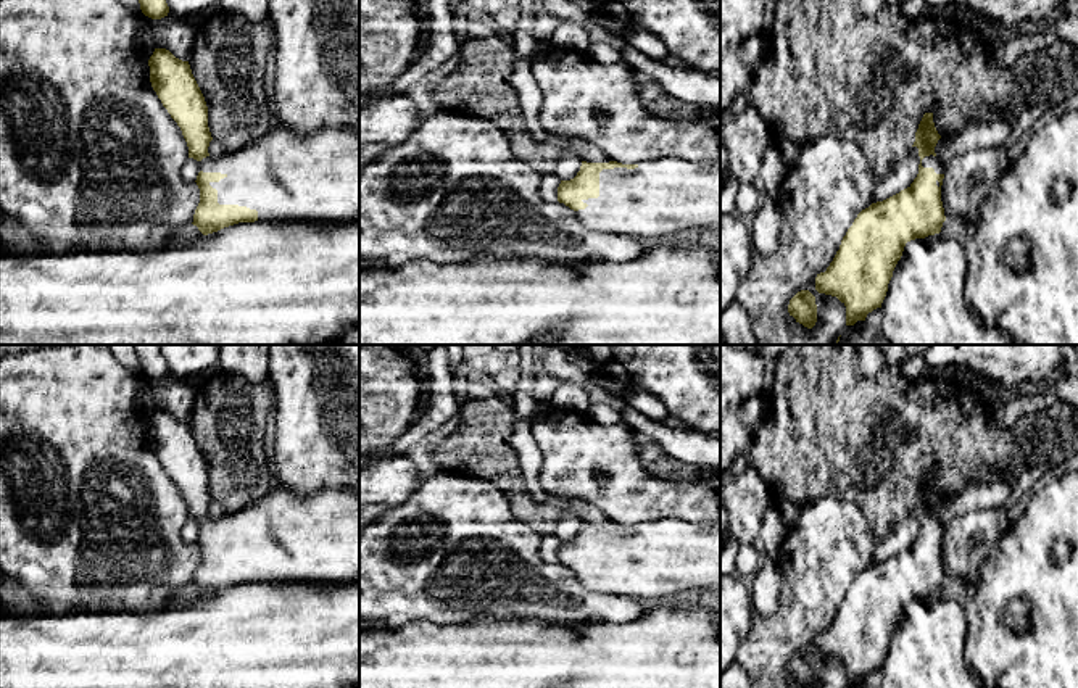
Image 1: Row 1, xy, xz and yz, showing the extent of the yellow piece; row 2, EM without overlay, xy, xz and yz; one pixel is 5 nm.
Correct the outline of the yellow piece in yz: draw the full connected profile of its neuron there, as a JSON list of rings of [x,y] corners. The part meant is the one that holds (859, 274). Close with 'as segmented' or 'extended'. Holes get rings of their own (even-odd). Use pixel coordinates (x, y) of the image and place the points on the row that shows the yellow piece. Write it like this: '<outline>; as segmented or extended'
[[[925,113],[912,145],[918,148],[920,156],[918,174],[914,182],[899,193],[862,209],[843,237],[840,250],[827,271],[817,274],[815,290],[836,296],[846,306],[846,325],[865,321],[869,313],[881,308],[893,271],[907,242],[941,232],[946,221],[941,185],[947,164],[941,163],[935,153],[939,139],[933,113]]]; extended

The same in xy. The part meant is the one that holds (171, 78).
[[[155,48],[148,66],[151,87],[180,127],[189,147],[189,158],[200,163],[195,180],[200,189],[200,203],[192,224],[203,235],[238,222],[338,224],[359,218],[358,127],[324,127],[316,132],[298,134],[276,122],[255,143],[211,158],[208,153],[213,140],[208,127],[208,106],[189,61],[176,58],[166,48]]]; extended

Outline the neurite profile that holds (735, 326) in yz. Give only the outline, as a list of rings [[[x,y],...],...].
[[[738,300],[720,314],[720,335],[724,337],[725,345],[757,345],[748,311]]]

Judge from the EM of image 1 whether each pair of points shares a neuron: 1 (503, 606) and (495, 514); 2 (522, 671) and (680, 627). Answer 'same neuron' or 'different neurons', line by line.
1: same neuron
2: same neuron

